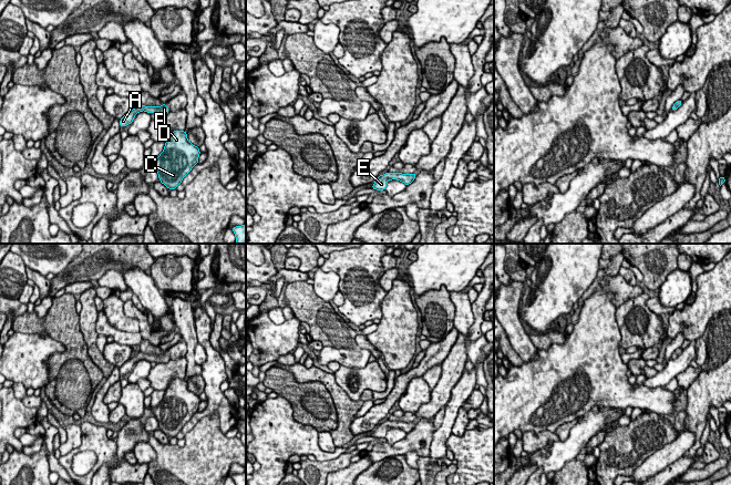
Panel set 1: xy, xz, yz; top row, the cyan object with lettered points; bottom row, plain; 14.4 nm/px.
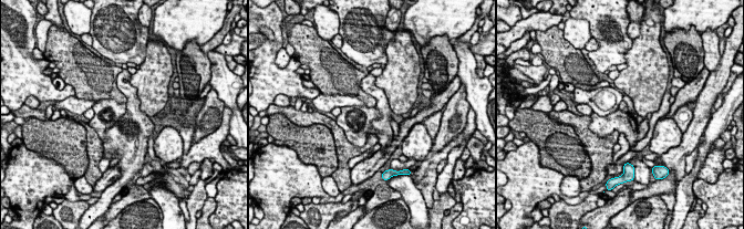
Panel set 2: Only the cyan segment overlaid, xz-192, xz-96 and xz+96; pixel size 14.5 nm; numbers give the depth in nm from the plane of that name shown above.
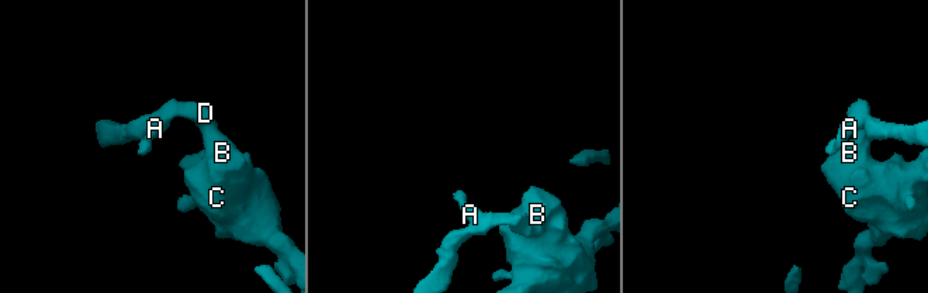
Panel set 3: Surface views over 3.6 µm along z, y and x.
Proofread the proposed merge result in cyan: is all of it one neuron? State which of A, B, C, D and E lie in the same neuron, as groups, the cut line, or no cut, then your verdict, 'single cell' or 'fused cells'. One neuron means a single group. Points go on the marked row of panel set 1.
A B C D E | no cut | single cell

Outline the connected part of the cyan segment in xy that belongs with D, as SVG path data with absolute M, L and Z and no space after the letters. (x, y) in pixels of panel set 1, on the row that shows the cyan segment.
M141 103L133 110L131 110L128 113L126 113L121 120L120 120L120 127L124 127L126 125L130 125L135 115L138 112L145 111L147 113L154 113L156 115L167 115L169 112L169 109L165 105L165 103L163 103L159 107L157 106L145 106L142 105Z

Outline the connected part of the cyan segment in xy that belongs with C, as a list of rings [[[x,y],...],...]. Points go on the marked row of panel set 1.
[[[173,131],[163,152],[152,163],[158,178],[168,189],[176,189],[183,178],[198,164],[200,151],[187,140],[185,131]]]

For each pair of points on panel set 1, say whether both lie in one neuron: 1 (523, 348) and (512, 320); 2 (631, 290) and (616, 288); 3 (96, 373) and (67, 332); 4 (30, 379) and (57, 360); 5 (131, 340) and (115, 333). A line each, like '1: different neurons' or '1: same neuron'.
1: same neuron
2: same neuron
3: same neuron
4: different neurons
5: same neuron

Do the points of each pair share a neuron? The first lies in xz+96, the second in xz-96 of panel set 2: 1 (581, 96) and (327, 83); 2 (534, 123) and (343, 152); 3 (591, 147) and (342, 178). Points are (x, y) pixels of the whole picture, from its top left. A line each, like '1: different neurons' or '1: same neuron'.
1: different neurons
2: different neurons
3: same neuron

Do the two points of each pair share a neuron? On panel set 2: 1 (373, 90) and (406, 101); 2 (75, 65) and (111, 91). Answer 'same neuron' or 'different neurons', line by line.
1: different neurons
2: same neuron

